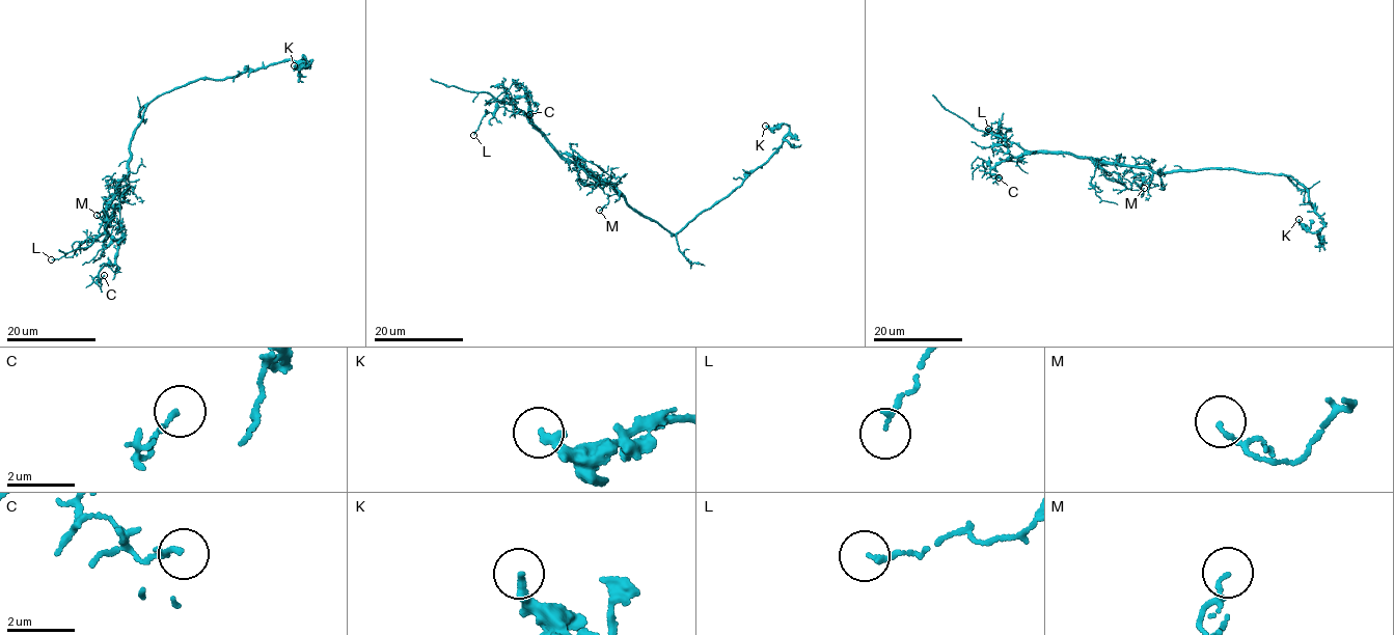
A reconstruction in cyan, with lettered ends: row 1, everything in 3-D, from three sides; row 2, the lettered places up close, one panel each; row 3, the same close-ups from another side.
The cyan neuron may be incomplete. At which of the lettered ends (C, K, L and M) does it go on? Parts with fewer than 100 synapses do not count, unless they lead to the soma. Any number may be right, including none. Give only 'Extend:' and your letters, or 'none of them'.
Extend: none of them

